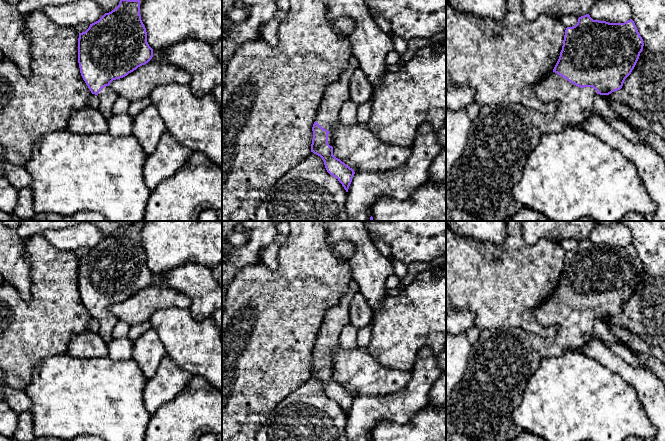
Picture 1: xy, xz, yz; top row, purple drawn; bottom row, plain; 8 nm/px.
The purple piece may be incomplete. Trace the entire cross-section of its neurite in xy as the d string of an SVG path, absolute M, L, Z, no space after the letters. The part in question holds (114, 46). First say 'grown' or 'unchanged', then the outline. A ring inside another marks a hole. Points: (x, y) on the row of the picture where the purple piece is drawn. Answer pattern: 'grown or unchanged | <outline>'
grown | M120 0L119 5L105 13L89 28L79 33L78 63L80 73L92 94L98 96L97 109L106 118L111 118L113 105L118 95L109 87L113 80L123 78L138 67L148 63L153 49L147 42L146 28L141 20L140 0Z

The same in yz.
grown | M589 14L579 17L575 26L565 30L562 50L553 72L534 87L540 101L556 104L555 113L546 115L519 104L481 106L478 116L472 121L462 157L446 176L446 207L464 210L480 221L505 221L513 187L519 182L527 159L541 137L546 133L561 132L570 126L577 127L594 112L593 103L597 94L609 95L620 90L634 69L643 46L643 39L632 19L624 23L609 23L593 20Z

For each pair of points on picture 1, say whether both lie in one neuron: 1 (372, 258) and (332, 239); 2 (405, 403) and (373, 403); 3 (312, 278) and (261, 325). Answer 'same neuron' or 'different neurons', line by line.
1: same neuron
2: same neuron
3: same neuron

